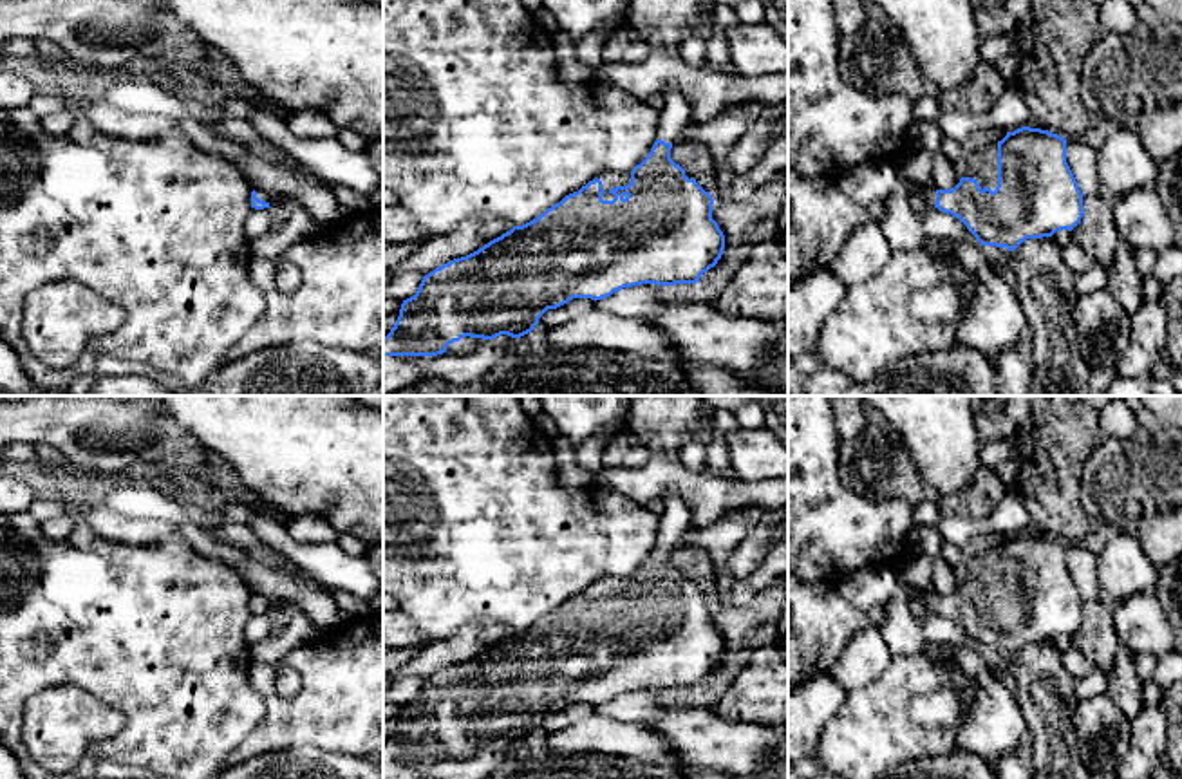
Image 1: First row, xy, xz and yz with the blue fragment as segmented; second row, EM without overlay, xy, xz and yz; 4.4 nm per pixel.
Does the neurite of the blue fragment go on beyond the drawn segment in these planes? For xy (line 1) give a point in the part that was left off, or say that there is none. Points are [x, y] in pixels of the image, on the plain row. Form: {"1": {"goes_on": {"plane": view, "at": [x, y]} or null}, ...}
{"1": {"goes_on": {"plane": "xy", "at": [264, 600]}}}

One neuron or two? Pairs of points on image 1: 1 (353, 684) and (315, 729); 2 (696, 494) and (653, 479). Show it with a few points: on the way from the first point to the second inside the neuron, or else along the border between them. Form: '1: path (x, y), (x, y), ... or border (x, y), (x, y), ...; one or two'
1: path (349, 694), (326, 718); one
2: path (685, 483), (664, 479); one

